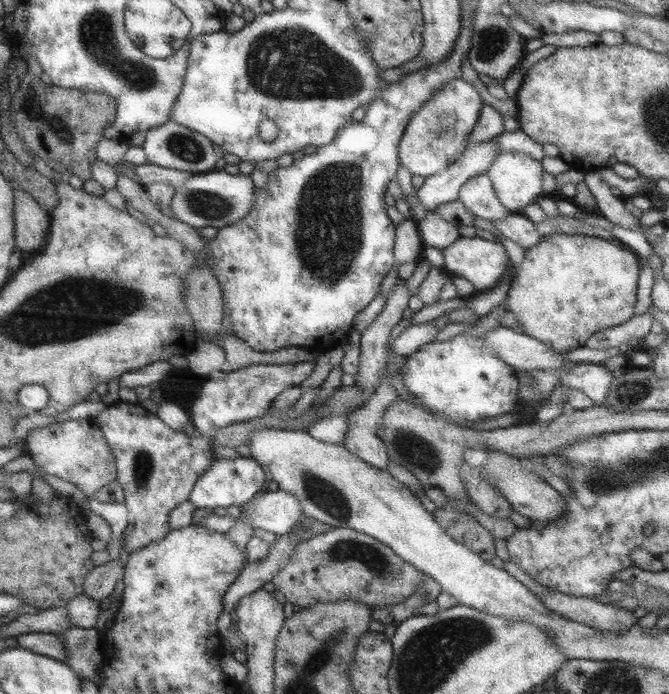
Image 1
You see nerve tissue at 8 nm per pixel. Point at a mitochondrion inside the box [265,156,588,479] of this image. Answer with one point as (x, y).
(329, 225)

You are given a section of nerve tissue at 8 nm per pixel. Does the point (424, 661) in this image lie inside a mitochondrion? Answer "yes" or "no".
yes

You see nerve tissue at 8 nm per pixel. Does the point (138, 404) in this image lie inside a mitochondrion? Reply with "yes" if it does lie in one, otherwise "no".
no

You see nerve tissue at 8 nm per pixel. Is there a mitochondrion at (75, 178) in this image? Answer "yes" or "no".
no

